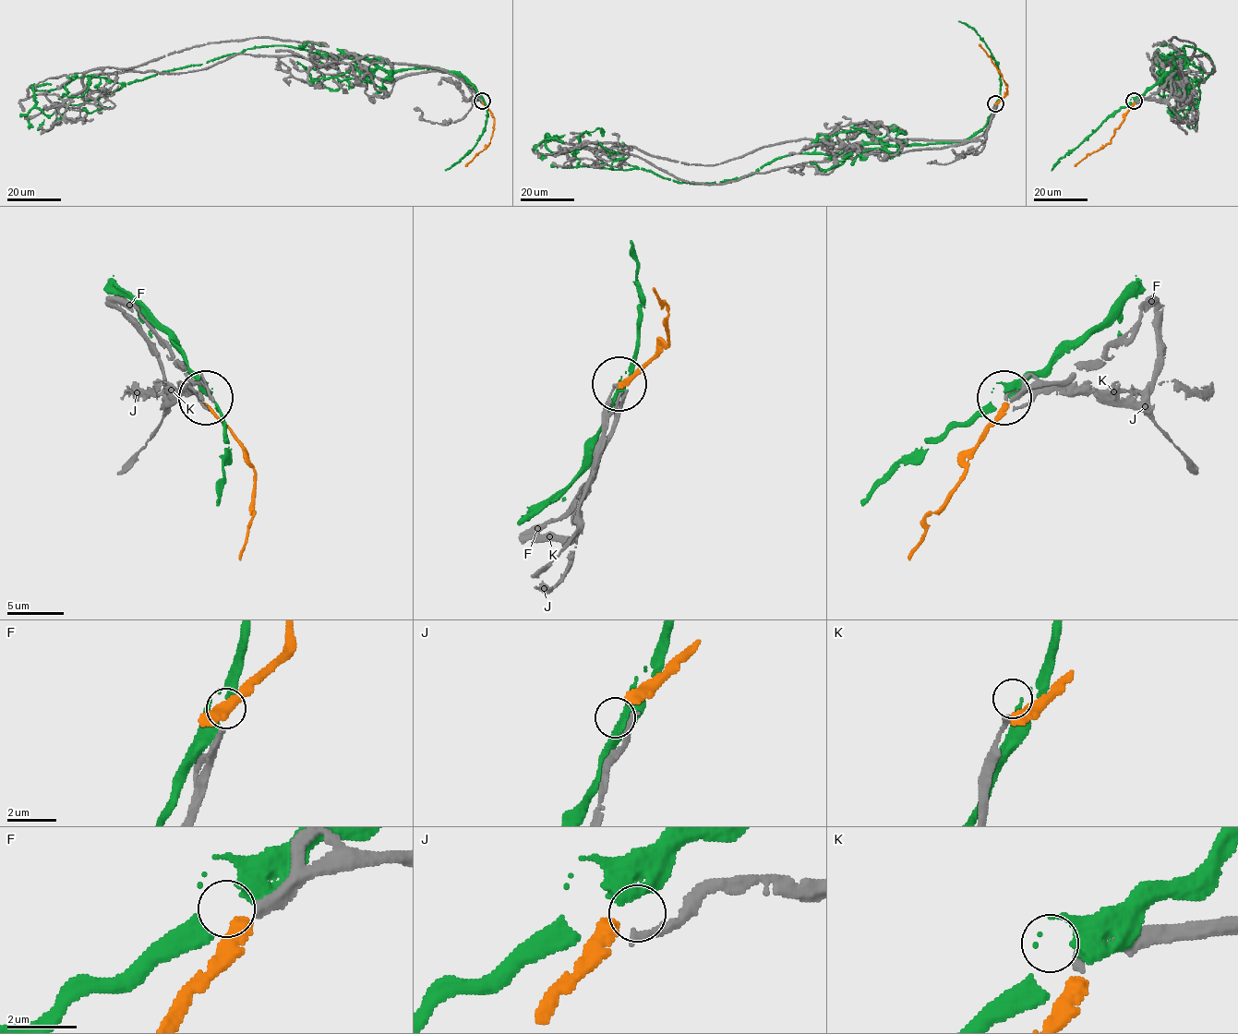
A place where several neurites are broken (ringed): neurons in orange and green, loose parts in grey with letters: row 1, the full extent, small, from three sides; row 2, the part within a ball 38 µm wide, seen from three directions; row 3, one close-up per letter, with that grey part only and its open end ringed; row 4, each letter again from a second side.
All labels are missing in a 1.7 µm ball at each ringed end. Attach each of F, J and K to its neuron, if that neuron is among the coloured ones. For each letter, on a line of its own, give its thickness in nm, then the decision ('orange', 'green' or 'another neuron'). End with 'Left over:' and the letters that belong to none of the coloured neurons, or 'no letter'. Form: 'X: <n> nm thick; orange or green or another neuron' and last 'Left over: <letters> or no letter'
F: 320 nm thick; another neuron
J: 300 nm thick; orange
K: 300 nm thick; another neuron
Left over: F, K

